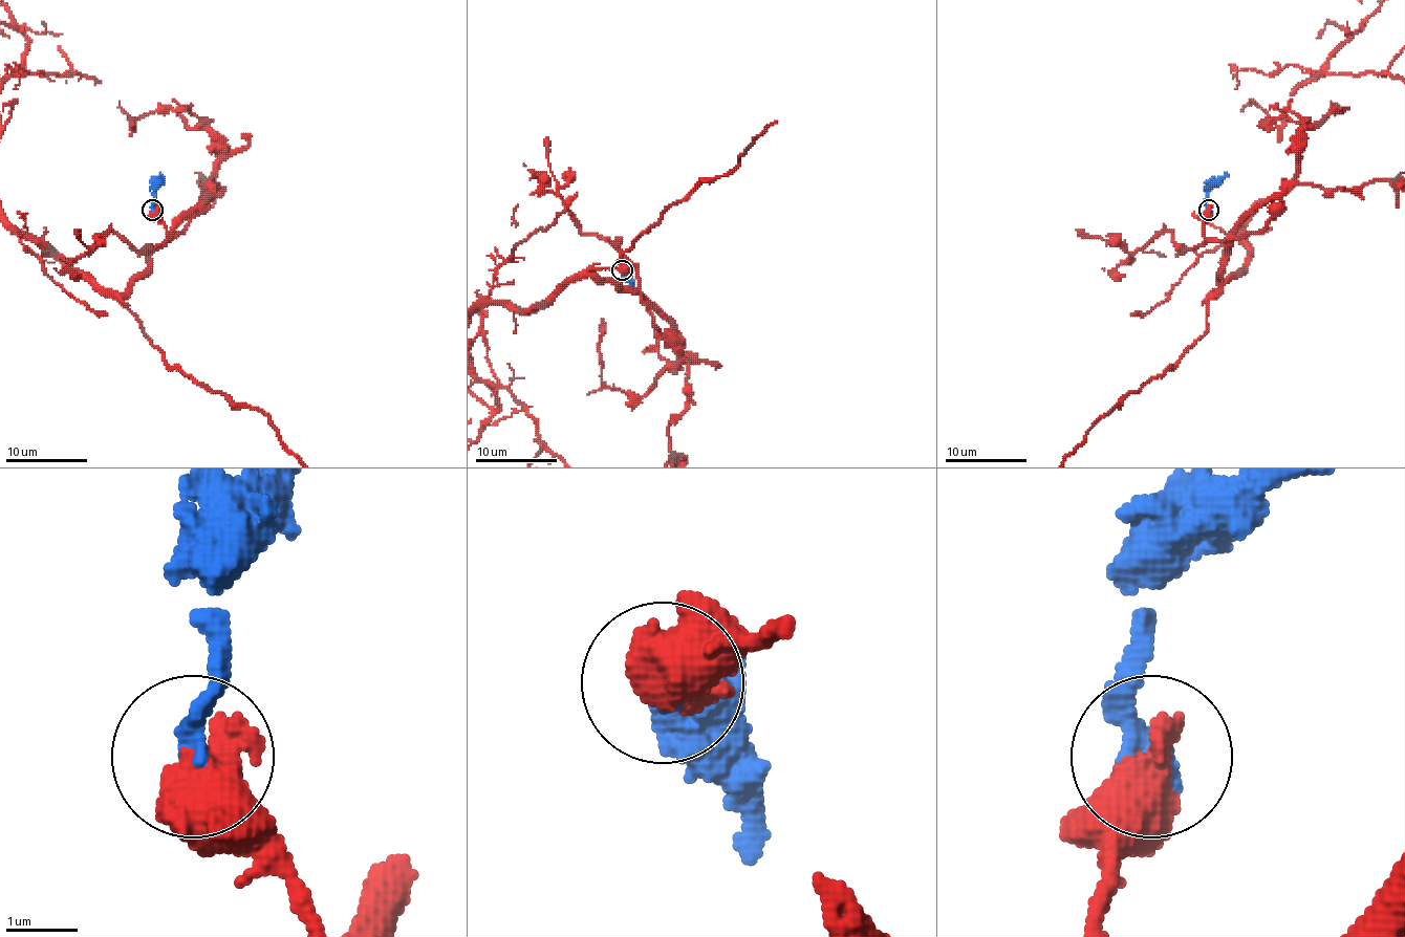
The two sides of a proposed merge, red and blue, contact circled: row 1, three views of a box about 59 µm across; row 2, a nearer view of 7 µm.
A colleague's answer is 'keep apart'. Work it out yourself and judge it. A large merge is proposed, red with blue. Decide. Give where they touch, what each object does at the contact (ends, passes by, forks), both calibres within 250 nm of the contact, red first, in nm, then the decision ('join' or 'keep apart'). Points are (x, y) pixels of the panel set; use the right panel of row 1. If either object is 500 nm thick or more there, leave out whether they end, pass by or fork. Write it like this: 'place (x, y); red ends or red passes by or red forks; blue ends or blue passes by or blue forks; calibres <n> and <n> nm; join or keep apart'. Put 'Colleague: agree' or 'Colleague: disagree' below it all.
place (1209, 210); calibres 750 and 320 nm; keep apart
Colleague: agree

